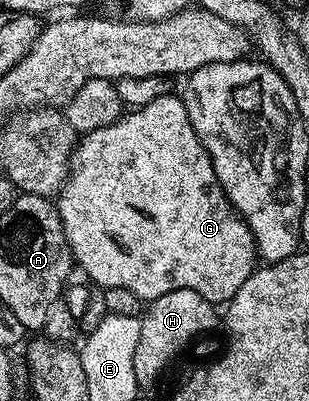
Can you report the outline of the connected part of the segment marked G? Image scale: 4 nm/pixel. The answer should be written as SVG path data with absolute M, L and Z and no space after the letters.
M172 95L153 99L139 108L132 108L124 112L119 120L113 122L109 127L101 127L92 133L82 134L78 138L78 144L71 154L70 173L64 182L62 189L57 194L57 208L59 218L63 224L63 230L67 236L67 245L71 248L71 255L76 266L83 268L83 273L89 280L95 281L96 286L103 289L113 287L125 287L125 291L133 291L145 303L157 300L161 295L169 295L169 291L197 291L205 299L212 303L230 303L233 295L241 291L241 283L249 279L249 275L257 268L257 254L255 251L255 240L249 231L249 227L243 222L239 212L231 206L231 200L225 195L217 175L213 171L213 163L193 129L193 123L187 114L187 108L182 96Z

